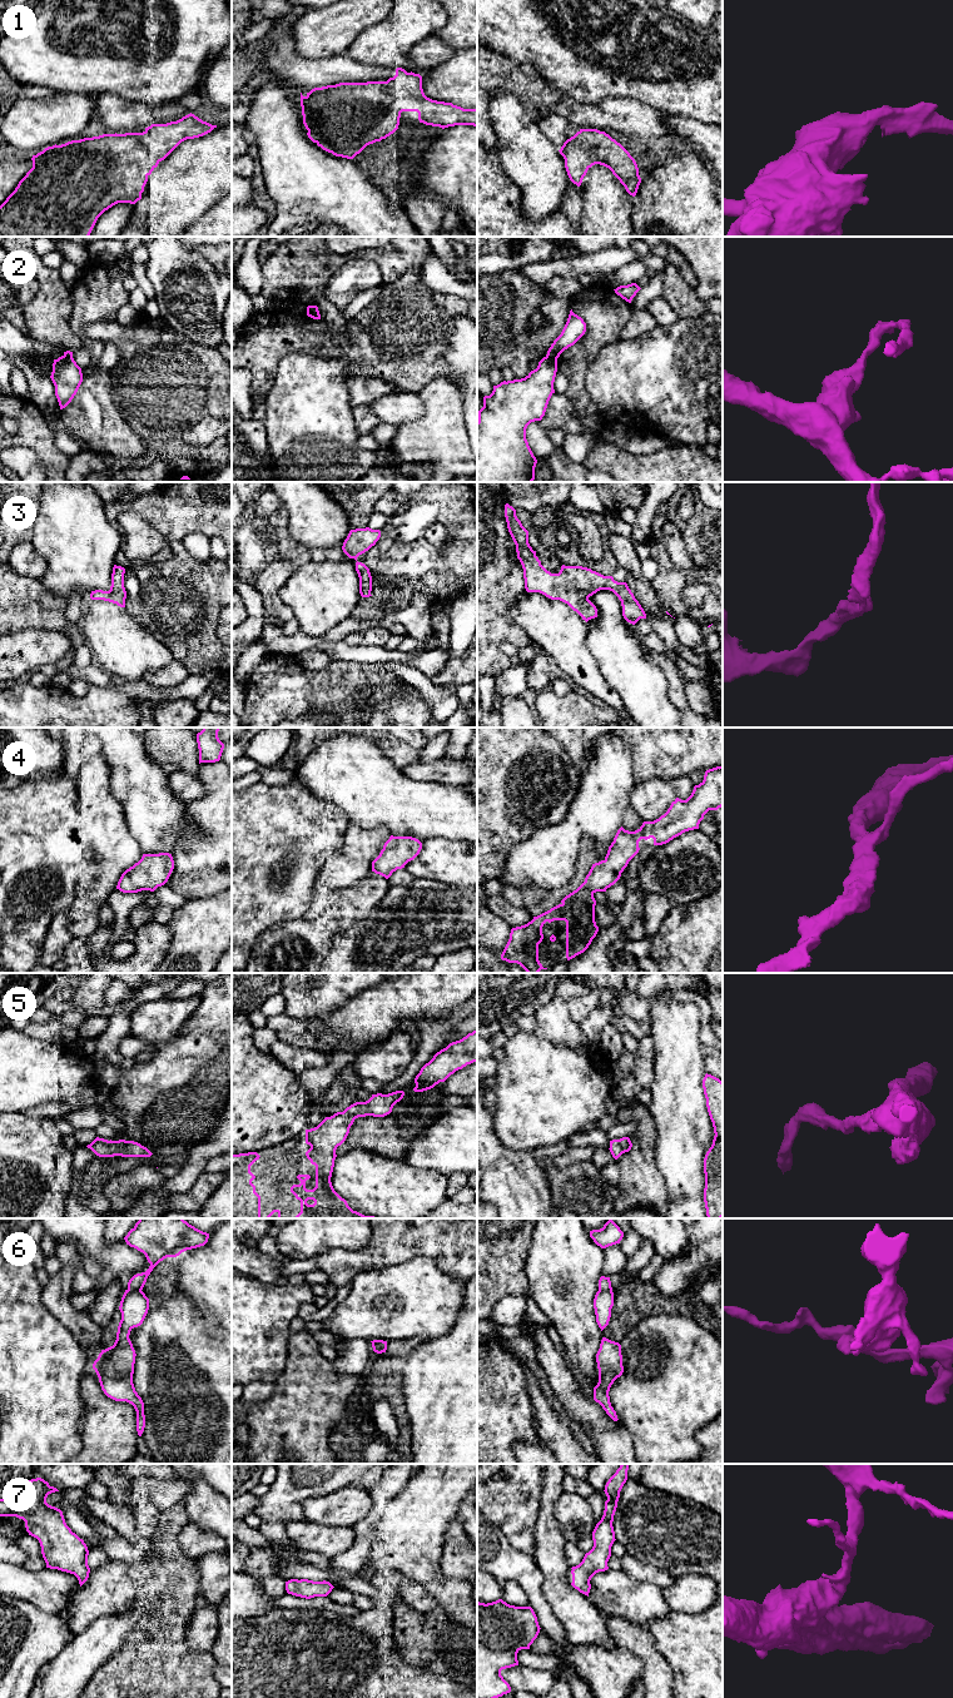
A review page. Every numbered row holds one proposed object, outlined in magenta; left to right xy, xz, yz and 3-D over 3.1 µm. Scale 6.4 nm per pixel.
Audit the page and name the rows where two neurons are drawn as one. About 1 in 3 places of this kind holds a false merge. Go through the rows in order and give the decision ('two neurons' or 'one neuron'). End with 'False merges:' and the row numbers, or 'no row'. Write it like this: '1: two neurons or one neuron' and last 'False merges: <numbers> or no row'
1: one neuron
2: two neurons
3: one neuron
4: one neuron
5: one neuron
6: two neurons
7: one neuron
False merges: 2, 6

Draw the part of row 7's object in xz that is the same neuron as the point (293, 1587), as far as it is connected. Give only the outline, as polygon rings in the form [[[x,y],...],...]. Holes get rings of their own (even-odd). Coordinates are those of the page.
[[[291,1579],[286,1582],[288,1594],[311,1599],[314,1597],[327,1597],[334,1587],[329,1582],[313,1582],[308,1579]]]

